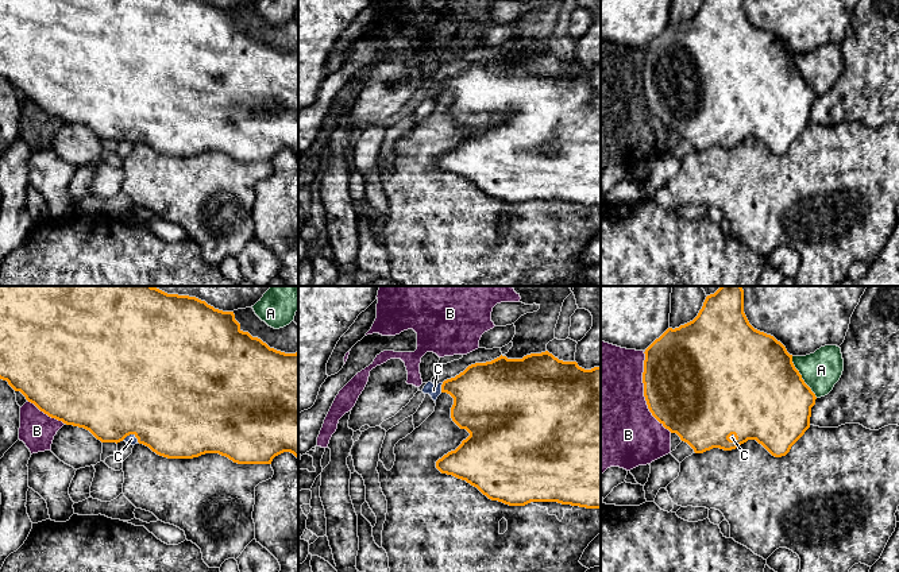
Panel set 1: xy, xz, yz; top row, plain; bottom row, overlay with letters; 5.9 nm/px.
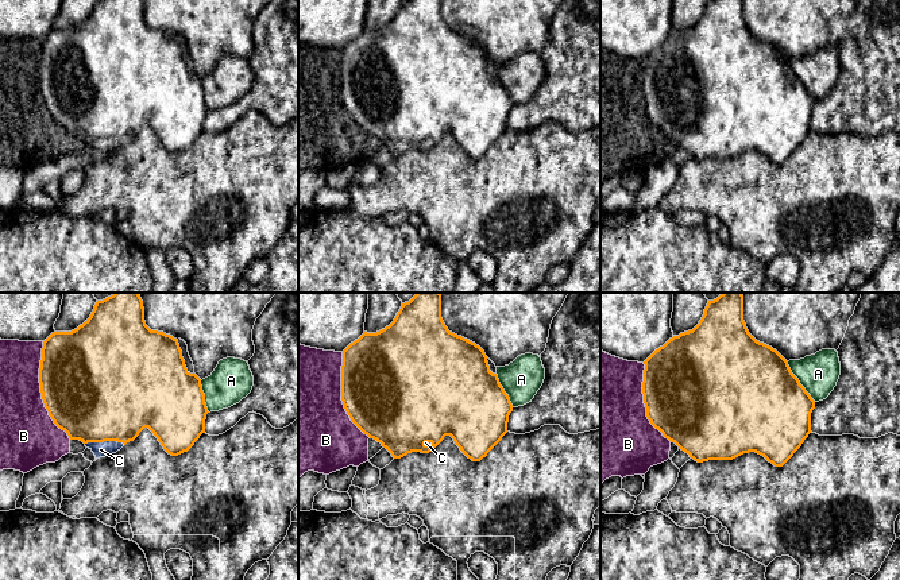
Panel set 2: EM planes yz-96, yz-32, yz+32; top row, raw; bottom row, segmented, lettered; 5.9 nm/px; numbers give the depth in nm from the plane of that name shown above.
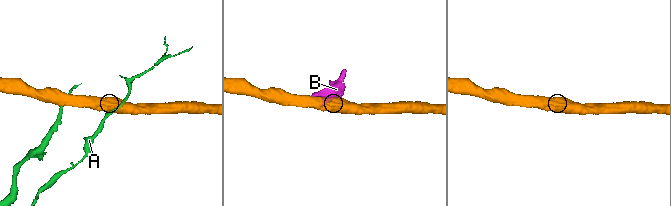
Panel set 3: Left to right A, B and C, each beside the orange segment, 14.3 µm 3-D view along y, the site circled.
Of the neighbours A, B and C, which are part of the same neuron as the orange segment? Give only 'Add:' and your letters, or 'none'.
Add: C

